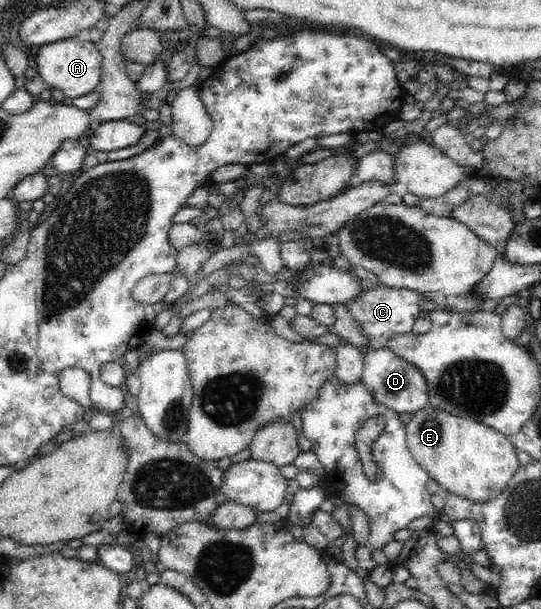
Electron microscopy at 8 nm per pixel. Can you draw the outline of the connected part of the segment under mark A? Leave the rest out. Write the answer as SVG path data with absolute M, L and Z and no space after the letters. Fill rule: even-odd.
M77 37L55 41L41 46L37 53L38 75L47 88L62 91L67 99L83 97L95 91L101 83L101 51L92 41L81 41Z

